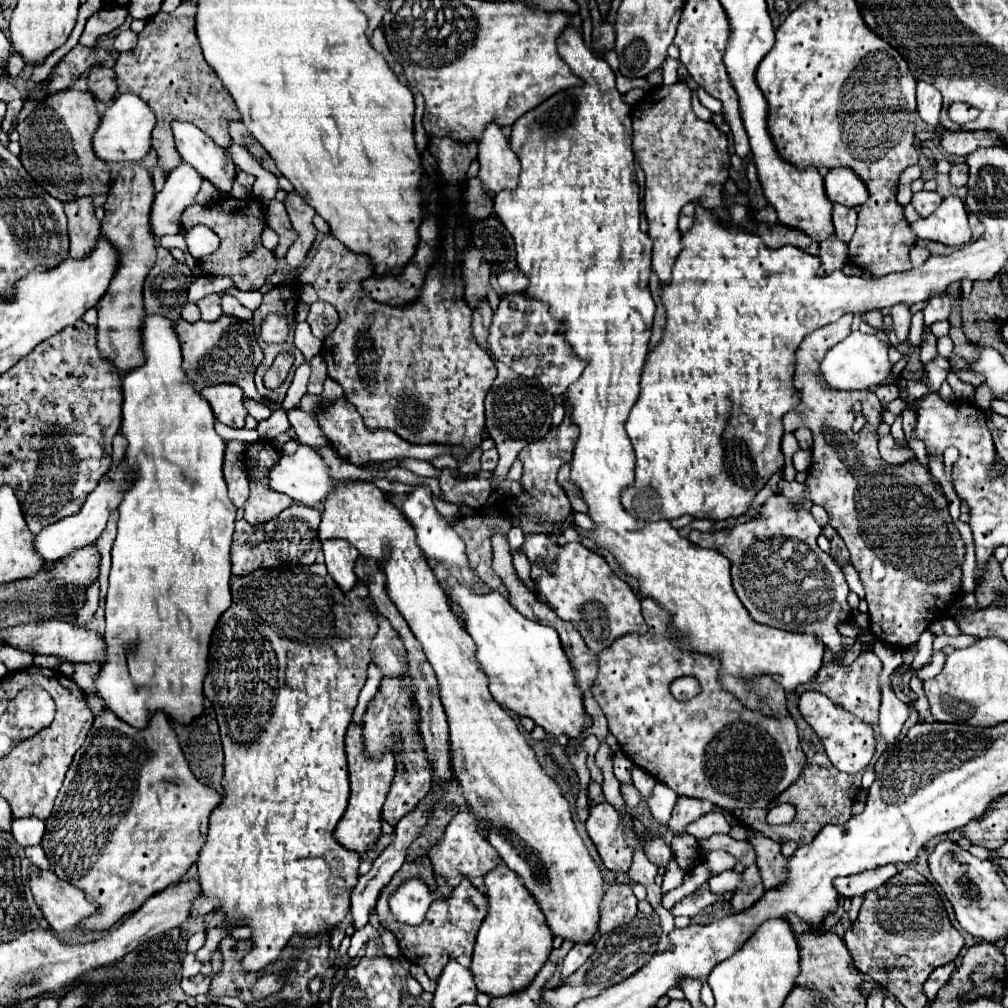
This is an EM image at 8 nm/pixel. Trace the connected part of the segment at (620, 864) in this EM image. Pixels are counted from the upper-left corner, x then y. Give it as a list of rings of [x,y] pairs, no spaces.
[[[602,802],[590,810],[590,818],[586,822],[588,836],[592,838],[602,864],[612,872],[628,872],[632,864],[634,852],[626,844],[626,828],[630,820],[630,812],[620,814],[608,802]]]

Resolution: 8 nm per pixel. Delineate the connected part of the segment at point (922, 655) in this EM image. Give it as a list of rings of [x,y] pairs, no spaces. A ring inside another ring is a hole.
[[[926,630],[922,636],[920,636],[920,640],[918,640],[918,654],[916,654],[916,658],[914,658],[914,662],[912,662],[912,670],[918,670],[918,668],[922,668],[924,664],[928,664],[928,660],[930,660],[930,656],[932,656],[932,640],[934,640],[934,634],[930,632],[930,630]]]

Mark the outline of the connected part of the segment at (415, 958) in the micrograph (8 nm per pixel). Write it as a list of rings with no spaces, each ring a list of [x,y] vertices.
[[[422,856],[422,858],[414,860],[414,862],[406,862],[400,868],[400,872],[392,878],[392,884],[386,886],[382,890],[382,894],[380,894],[380,900],[376,904],[380,924],[386,930],[392,930],[392,934],[398,938],[398,944],[400,944],[400,950],[402,950],[404,958],[408,958],[412,964],[420,964],[434,982],[438,980],[438,976],[442,974],[444,966],[450,960],[458,960],[464,968],[470,968],[476,934],[478,934],[478,928],[480,928],[480,924],[482,924],[482,920],[486,918],[486,912],[488,912],[486,898],[472,884],[466,884],[466,880],[462,880],[462,884],[456,888],[456,892],[454,892],[454,896],[450,900],[436,900],[436,902],[430,904],[430,910],[426,912],[426,918],[424,918],[422,924],[418,924],[418,926],[400,924],[390,912],[388,898],[400,884],[404,884],[410,878],[422,880],[430,888],[430,892],[436,892],[436,880],[434,880],[432,866],[430,866],[428,858]]]

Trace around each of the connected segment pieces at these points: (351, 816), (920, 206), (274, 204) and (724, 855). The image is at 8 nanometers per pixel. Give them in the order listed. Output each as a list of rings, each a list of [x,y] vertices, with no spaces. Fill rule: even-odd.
[[[350,724],[348,732],[346,732],[346,756],[348,756],[348,774],[350,774],[350,800],[348,800],[348,808],[346,808],[342,820],[338,822],[338,826],[334,830],[334,838],[346,850],[364,854],[370,848],[374,848],[382,836],[382,828],[380,828],[382,804],[386,800],[386,794],[388,794],[392,778],[394,778],[394,756],[392,756],[392,752],[386,752],[384,760],[380,760],[380,762],[368,760],[364,756],[360,724]]]
[[[918,192],[918,194],[914,194],[912,196],[912,206],[916,208],[916,212],[922,216],[922,218],[926,218],[926,216],[930,216],[940,204],[942,204],[942,196],[938,194],[938,192]]]
[[[268,200],[268,204],[264,204],[264,216],[266,216],[266,224],[270,228],[276,230],[276,234],[280,236],[278,246],[274,248],[274,256],[276,258],[284,258],[288,248],[292,246],[292,242],[298,238],[296,230],[292,228],[290,220],[288,220],[288,212],[284,208],[282,202],[278,200]]]
[[[716,850],[716,852],[708,852],[708,854],[706,854],[706,864],[710,866],[712,874],[718,874],[718,872],[733,869],[736,860],[728,852]]]

